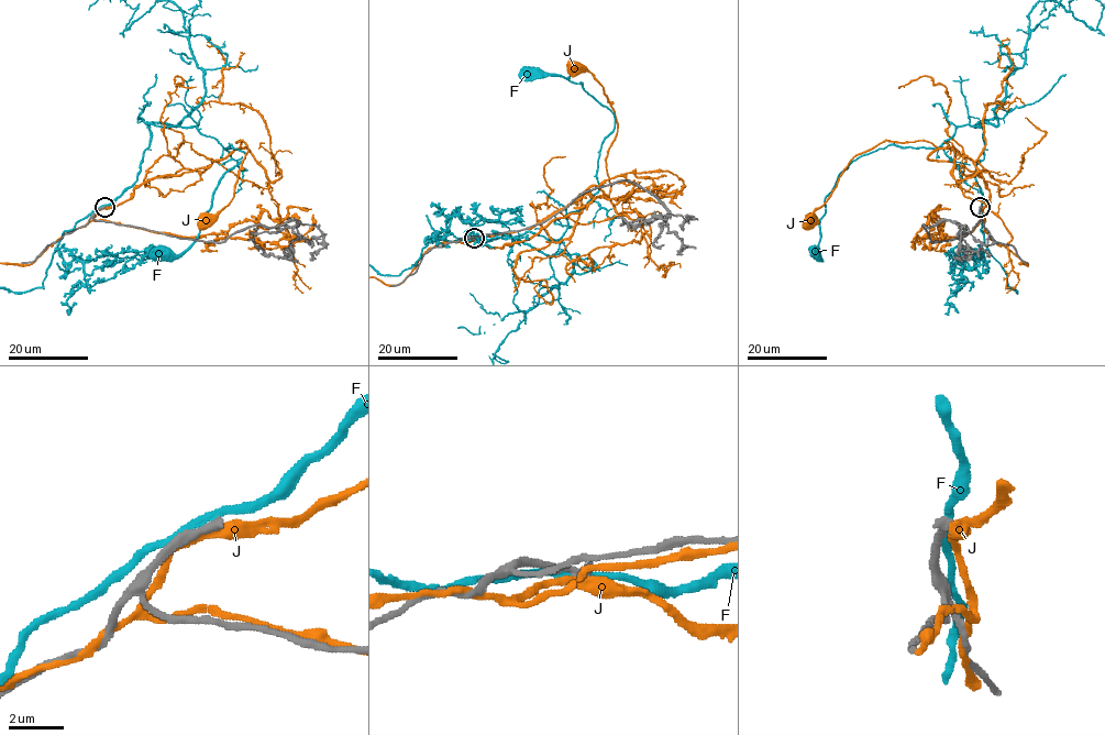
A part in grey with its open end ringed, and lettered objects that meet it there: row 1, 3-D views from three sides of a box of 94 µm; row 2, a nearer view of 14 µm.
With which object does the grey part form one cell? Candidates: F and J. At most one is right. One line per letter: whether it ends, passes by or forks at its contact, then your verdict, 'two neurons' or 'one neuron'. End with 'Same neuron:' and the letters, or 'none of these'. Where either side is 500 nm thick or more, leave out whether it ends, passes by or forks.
F: it passes by | two neurons
J: it passes by | two neurons
Same neuron: none of these

